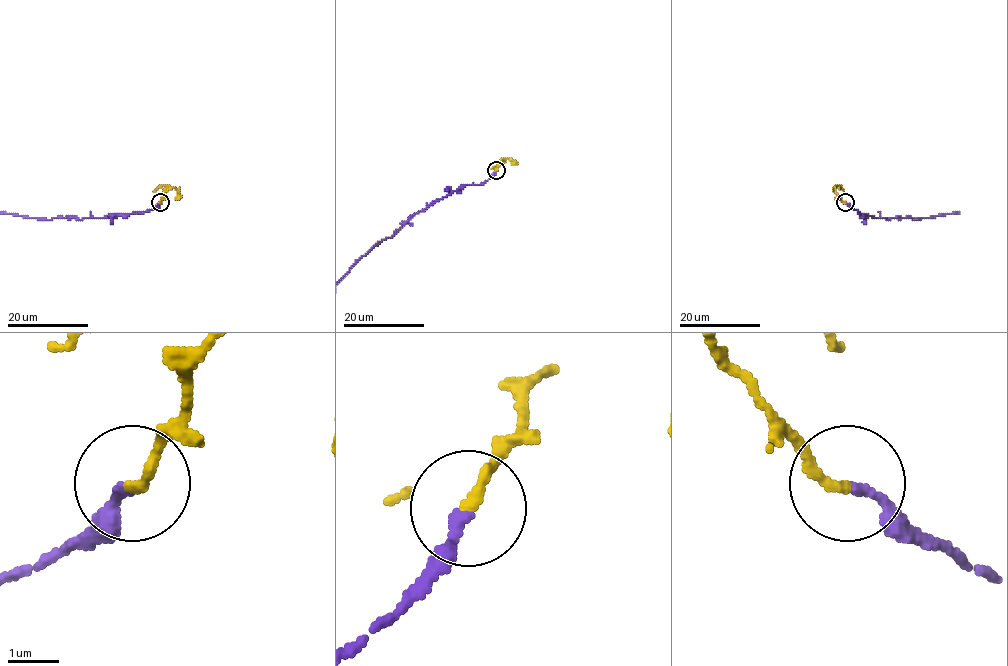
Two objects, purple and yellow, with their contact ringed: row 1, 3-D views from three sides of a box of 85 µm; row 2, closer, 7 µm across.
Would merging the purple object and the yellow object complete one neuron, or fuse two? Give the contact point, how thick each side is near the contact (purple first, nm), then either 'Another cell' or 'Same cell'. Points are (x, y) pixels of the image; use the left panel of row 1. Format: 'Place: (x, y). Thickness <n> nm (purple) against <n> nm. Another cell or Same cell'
Place: (160, 202). Thickness 200 nm (purple) against 200 nm. Same cell

